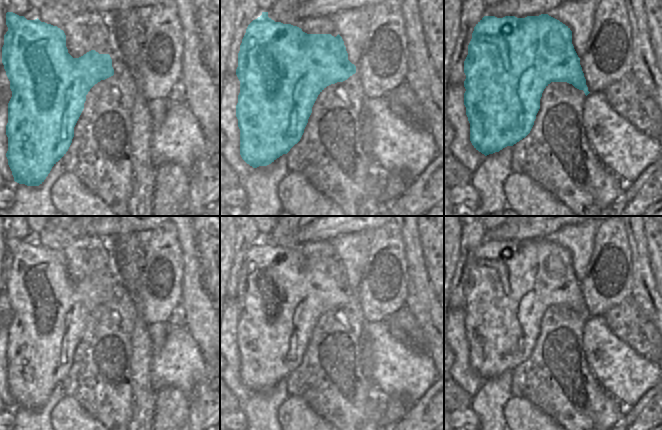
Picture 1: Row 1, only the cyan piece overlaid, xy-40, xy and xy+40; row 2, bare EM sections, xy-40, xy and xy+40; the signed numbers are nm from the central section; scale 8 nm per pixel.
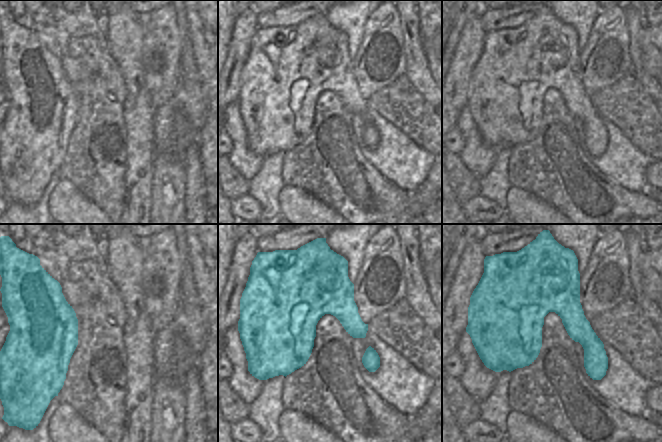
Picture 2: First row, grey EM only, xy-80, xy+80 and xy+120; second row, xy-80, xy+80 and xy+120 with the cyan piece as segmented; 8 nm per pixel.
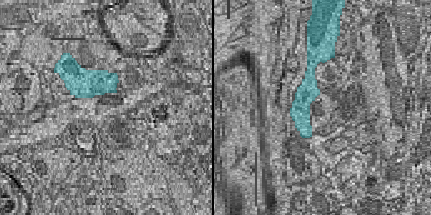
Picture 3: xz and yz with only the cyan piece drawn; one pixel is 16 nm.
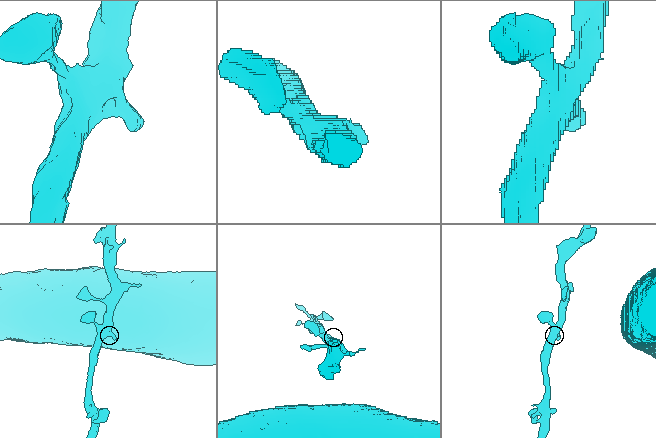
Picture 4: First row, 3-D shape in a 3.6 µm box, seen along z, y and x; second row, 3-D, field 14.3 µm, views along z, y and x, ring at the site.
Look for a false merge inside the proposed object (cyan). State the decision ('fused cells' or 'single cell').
fused cells

